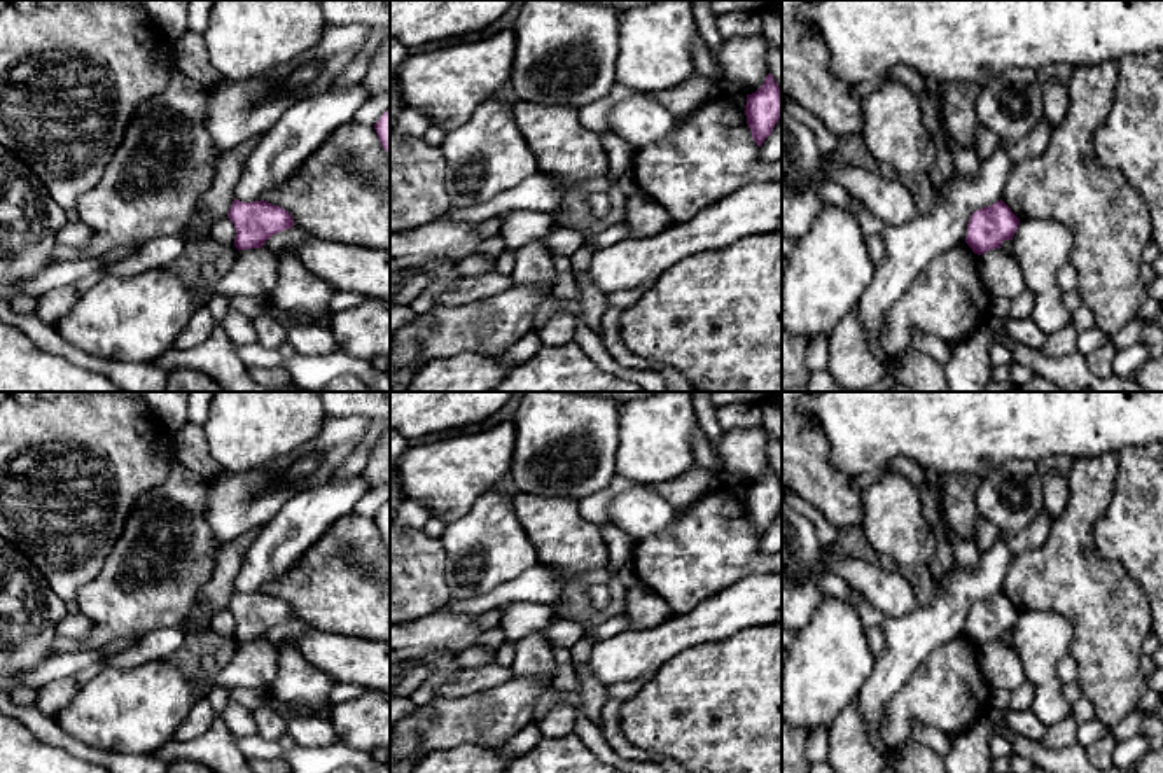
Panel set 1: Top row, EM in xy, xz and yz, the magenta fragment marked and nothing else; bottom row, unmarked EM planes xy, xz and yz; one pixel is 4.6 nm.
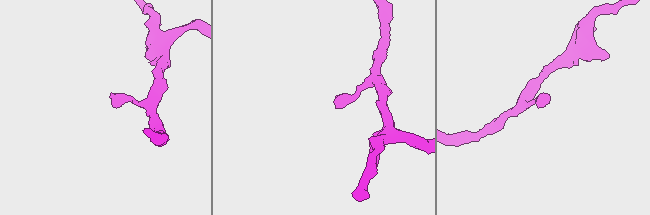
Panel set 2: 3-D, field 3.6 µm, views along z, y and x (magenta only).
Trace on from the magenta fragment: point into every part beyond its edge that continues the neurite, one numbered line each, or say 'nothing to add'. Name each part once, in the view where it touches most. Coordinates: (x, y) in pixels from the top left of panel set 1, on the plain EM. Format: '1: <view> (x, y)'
nothing to add

